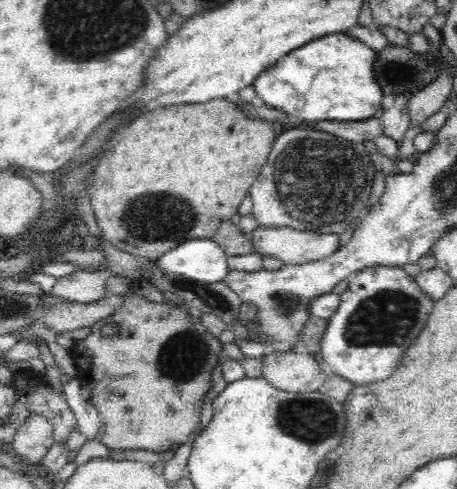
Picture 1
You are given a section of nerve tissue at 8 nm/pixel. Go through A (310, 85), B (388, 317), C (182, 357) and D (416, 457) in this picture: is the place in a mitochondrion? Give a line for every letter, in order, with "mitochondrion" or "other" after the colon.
A: other
B: mitochondrion
C: mitochondrion
D: other

